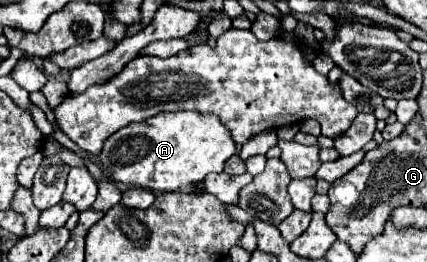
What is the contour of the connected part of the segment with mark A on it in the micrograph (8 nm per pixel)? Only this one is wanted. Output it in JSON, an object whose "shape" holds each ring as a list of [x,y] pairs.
{"shape":[[[196,110],[160,112],[144,122],[132,122],[112,134],[100,152],[102,166],[112,172],[114,182],[142,186],[158,192],[190,188],[210,172],[222,172],[228,158],[236,152],[230,130],[216,114]]]}

